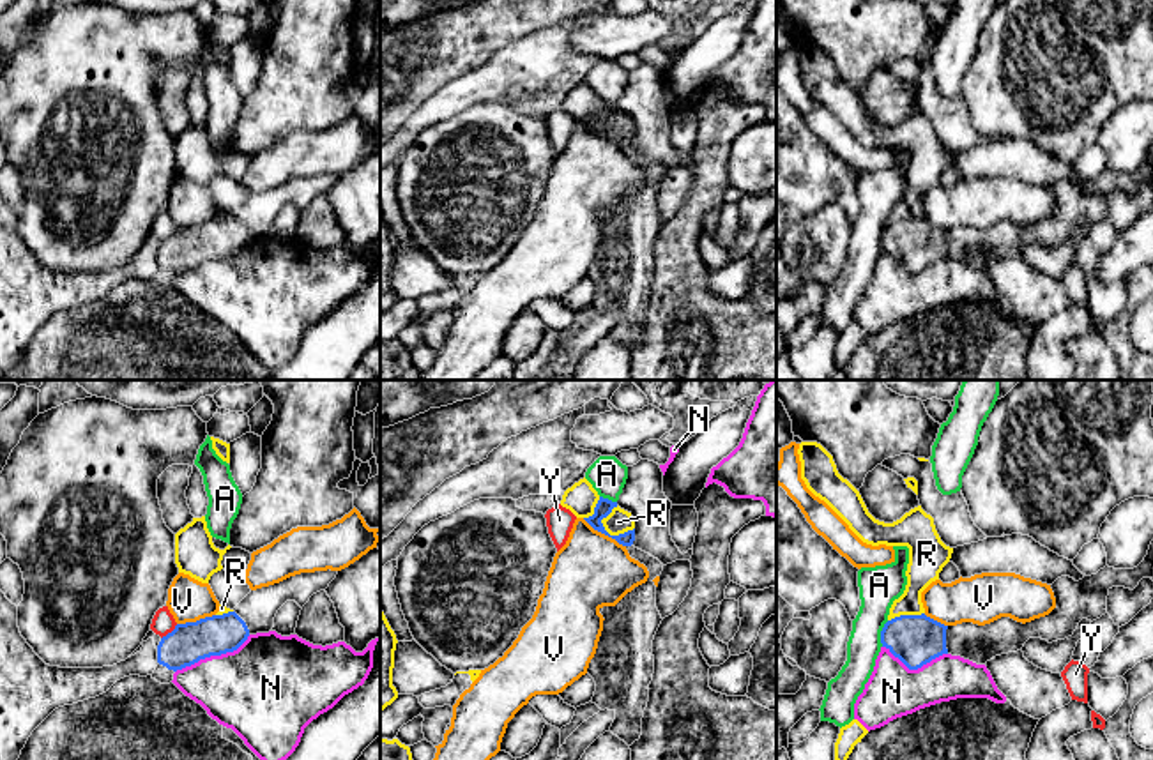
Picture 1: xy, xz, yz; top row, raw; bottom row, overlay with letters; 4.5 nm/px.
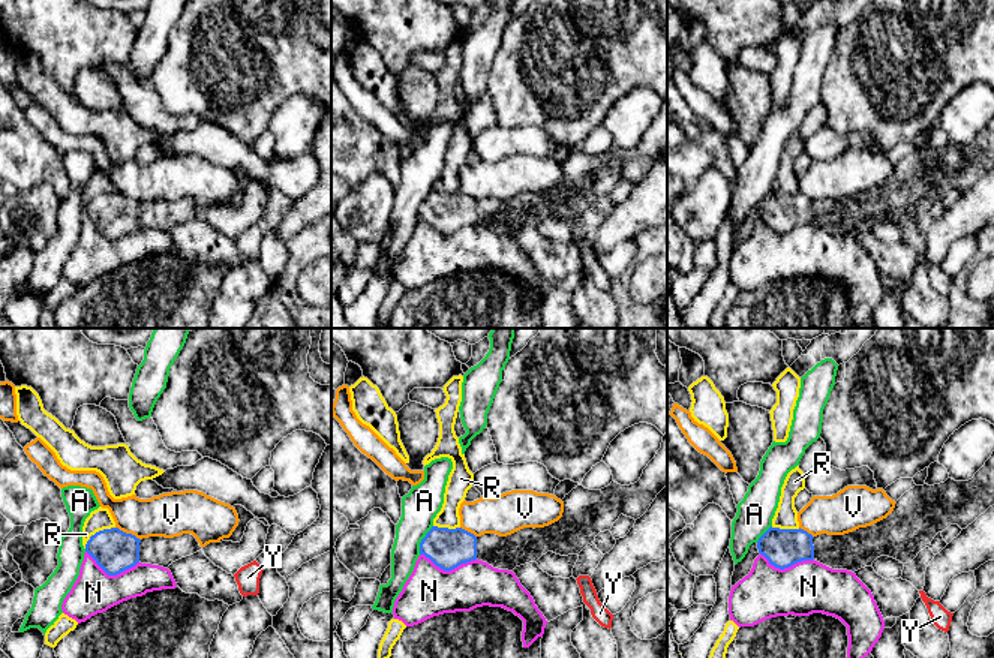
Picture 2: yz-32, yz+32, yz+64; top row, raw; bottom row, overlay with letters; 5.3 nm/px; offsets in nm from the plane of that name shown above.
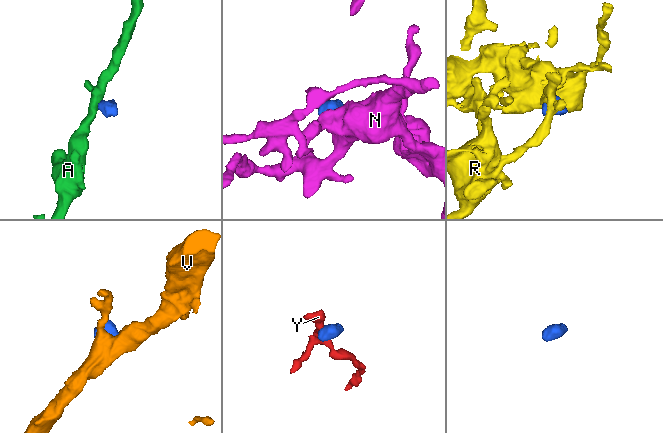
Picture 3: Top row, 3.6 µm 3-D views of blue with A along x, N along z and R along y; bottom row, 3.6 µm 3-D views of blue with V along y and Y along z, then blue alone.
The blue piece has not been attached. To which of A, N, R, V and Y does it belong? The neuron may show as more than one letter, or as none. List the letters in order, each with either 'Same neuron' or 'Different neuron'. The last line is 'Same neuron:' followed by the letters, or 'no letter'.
A: Different neuron
N: Different neuron
R: Different neuron
V: Different neuron
Y: Different neuron
Same neuron: no letter

